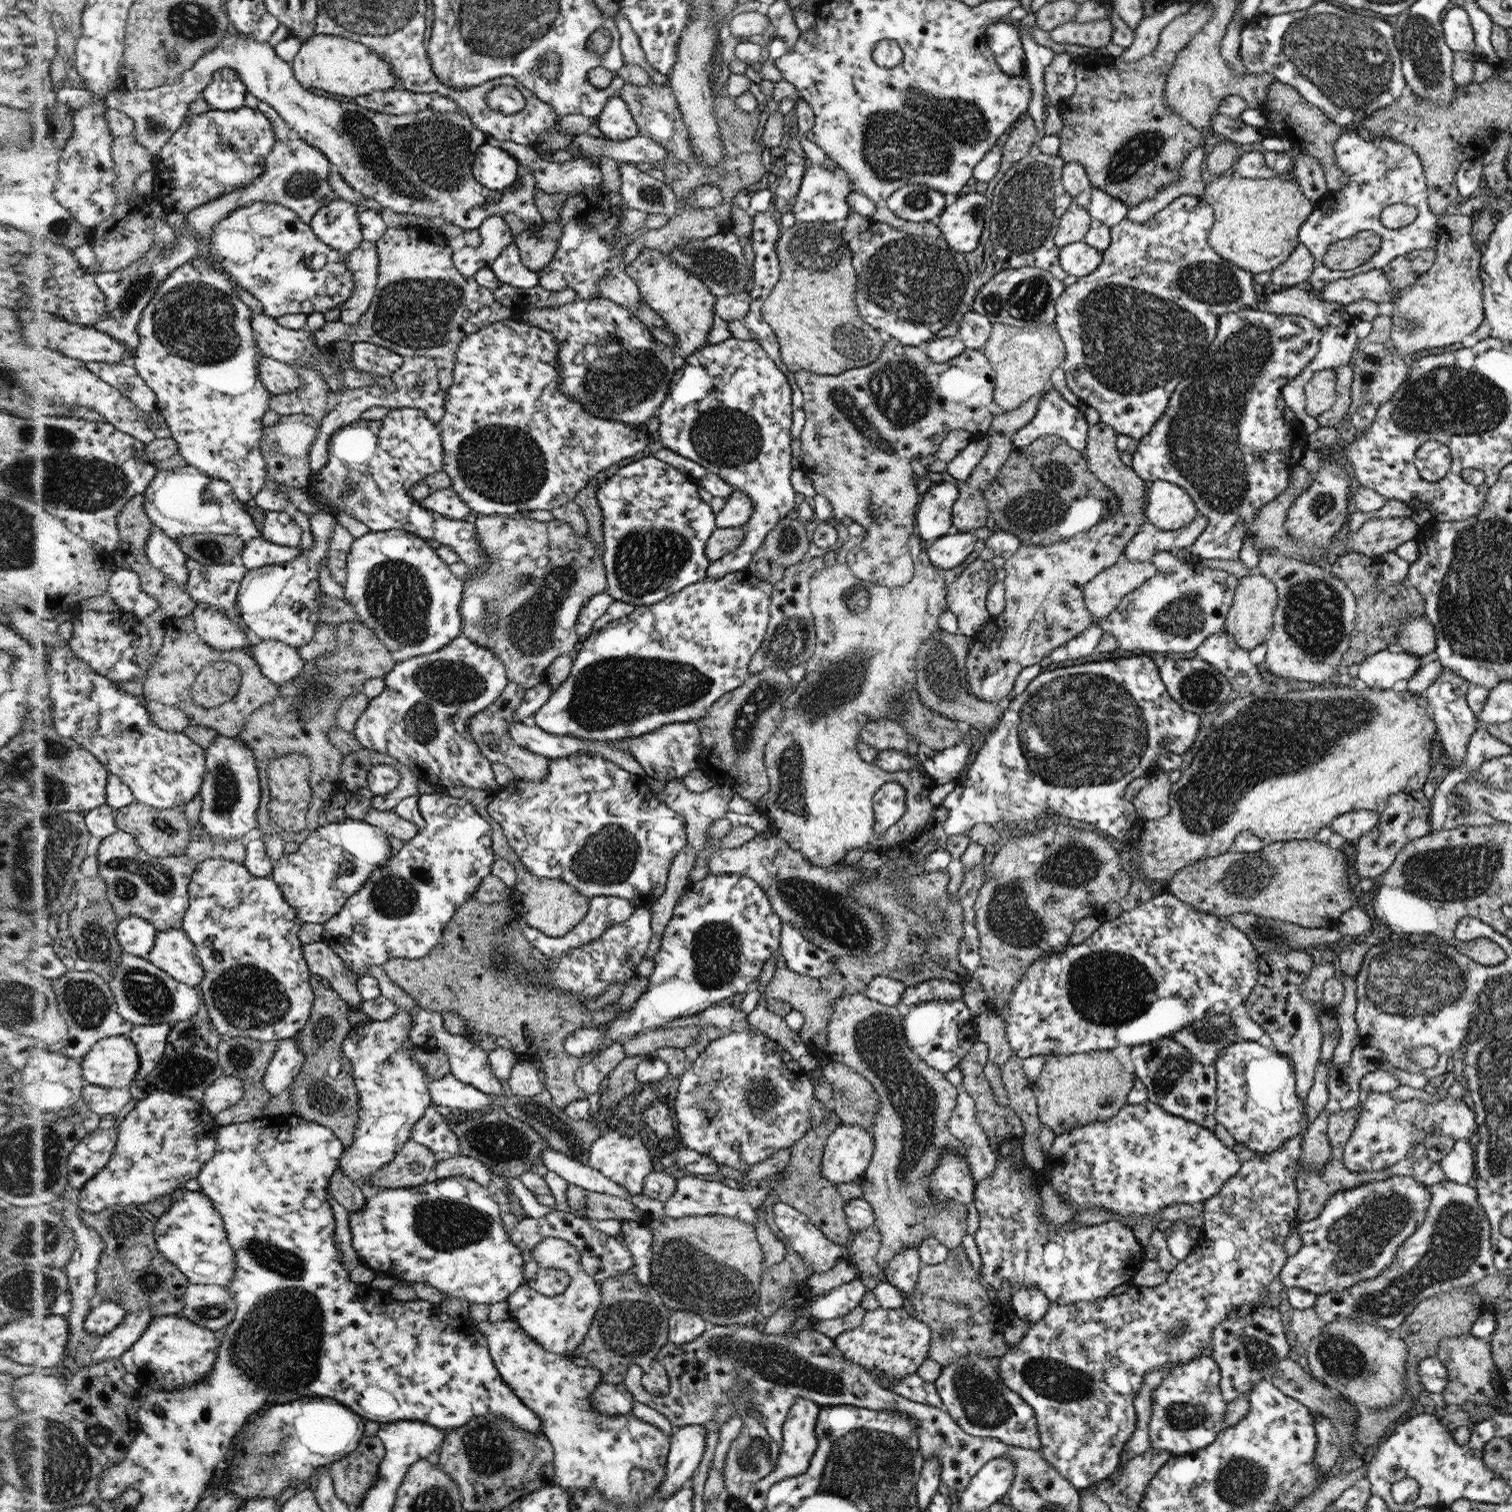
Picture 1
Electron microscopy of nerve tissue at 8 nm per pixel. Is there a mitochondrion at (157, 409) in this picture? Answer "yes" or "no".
no

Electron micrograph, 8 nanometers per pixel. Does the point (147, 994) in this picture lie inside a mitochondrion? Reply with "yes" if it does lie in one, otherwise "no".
yes

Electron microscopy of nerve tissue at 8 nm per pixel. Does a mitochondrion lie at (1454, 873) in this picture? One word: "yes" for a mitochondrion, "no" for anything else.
yes

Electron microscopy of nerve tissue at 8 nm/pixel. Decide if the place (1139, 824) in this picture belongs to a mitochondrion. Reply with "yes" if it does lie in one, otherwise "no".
no

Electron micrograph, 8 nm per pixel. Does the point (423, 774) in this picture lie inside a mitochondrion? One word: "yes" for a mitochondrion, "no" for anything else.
no

